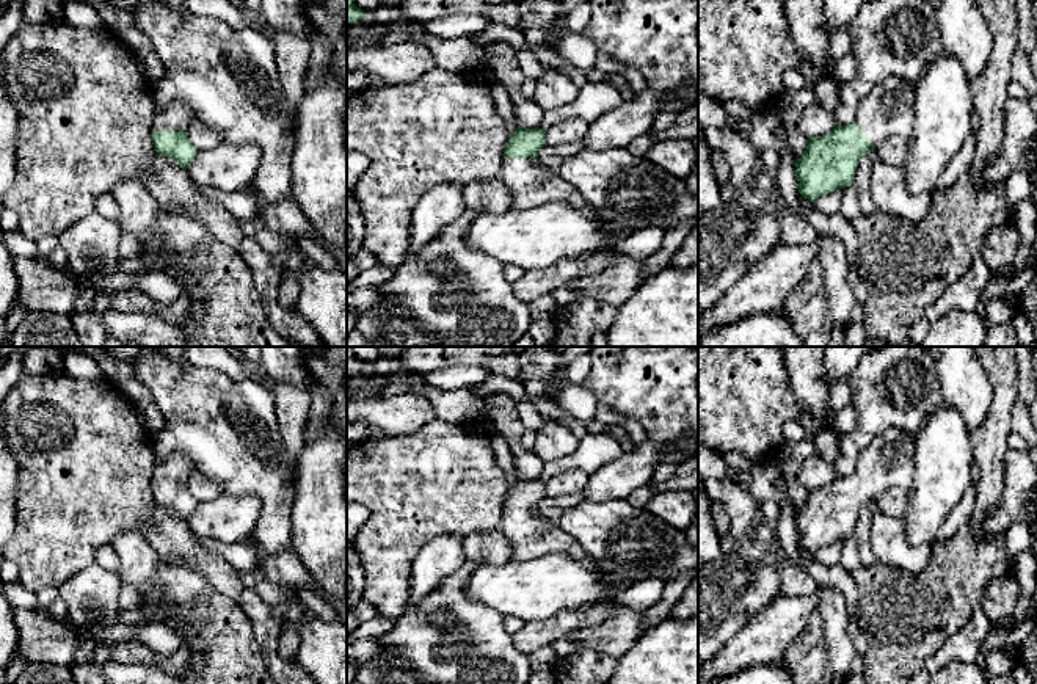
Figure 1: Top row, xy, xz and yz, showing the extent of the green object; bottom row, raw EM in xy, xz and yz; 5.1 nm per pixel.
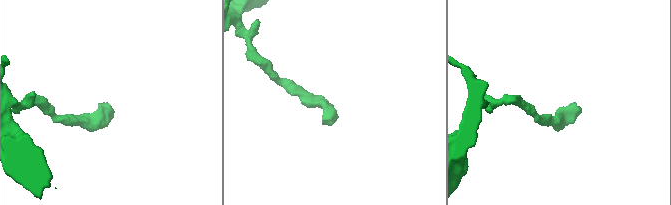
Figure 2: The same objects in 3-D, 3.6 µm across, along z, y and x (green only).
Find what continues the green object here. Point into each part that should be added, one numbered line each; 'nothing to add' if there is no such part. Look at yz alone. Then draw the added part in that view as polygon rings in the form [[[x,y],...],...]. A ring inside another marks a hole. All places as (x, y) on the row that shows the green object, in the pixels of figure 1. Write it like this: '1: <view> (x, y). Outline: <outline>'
1: yz (888, 109). Outline: [[[890,77],[877,83],[860,100],[855,122],[863,135],[877,147],[891,135],[907,138],[913,130],[915,83]]]

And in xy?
1: xy (176, 116). Outline: [[[176,99],[171,100],[166,108],[160,113],[155,113],[152,130],[176,130],[176,132],[187,132],[191,122],[191,107],[184,104],[182,100]]]

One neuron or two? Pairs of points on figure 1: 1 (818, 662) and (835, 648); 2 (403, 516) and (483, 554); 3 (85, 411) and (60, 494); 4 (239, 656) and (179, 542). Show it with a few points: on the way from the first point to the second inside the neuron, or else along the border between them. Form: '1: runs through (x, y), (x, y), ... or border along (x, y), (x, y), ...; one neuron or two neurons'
1: border along (819, 617), (832, 667); two neurons
2: border along (498, 527), (476, 531), (463, 538); two neurons
3: runs through (85, 432), (83, 471), (80, 474); one neuron
4: border along (179, 565), (196, 568), (221, 592); two neurons

